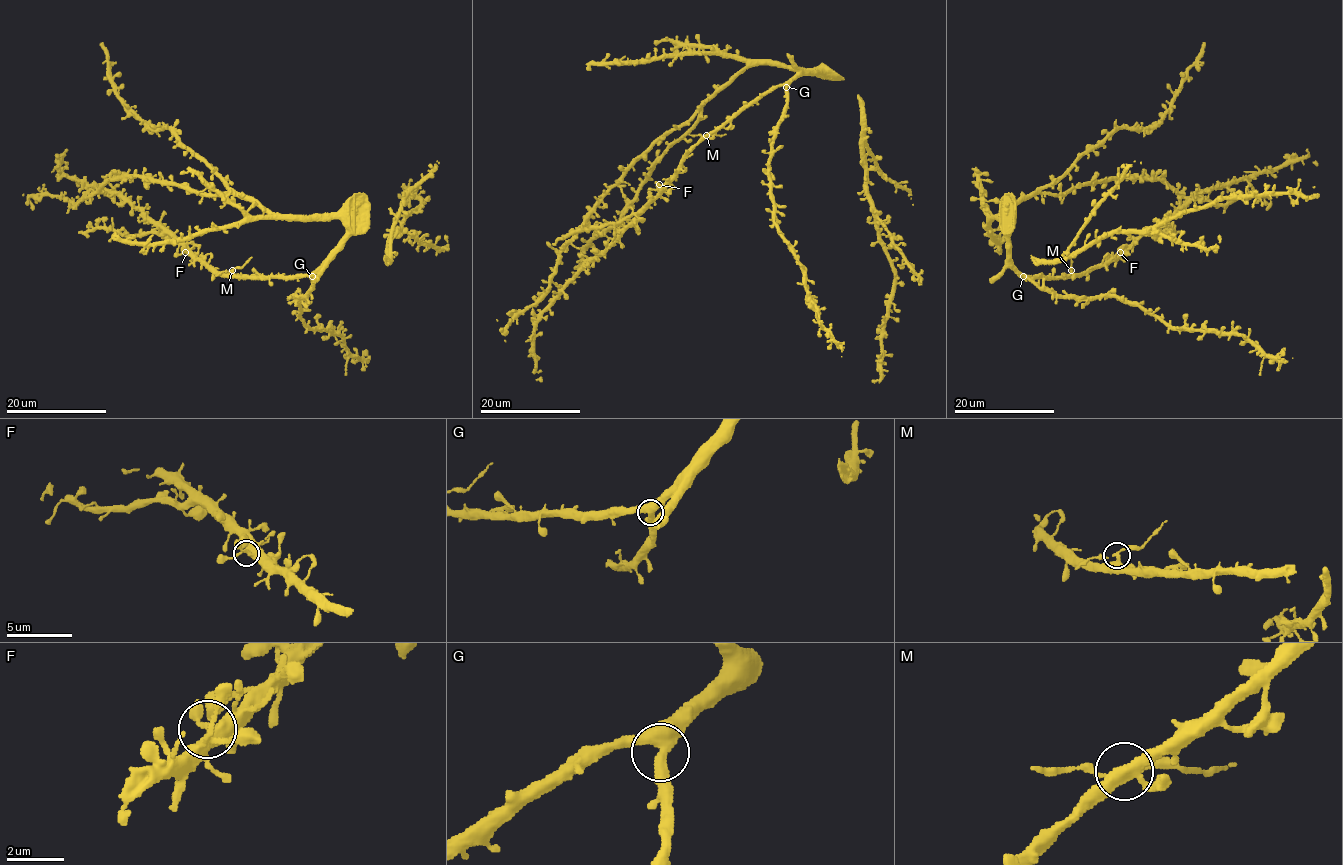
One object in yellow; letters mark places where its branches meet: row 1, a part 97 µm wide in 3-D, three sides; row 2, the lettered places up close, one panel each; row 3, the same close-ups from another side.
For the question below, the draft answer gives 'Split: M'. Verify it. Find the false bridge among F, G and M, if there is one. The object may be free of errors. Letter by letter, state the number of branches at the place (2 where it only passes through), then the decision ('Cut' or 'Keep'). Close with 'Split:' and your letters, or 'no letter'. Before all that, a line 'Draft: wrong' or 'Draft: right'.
Draft: right
F: Branches: 3. Keep
G: Branches: 3. Keep
M: Branches: 3. Cut
Split: M

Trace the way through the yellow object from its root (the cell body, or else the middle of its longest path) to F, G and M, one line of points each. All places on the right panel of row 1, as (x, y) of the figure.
F: (1009, 237), (1009, 261), (1028, 276), (1080, 276), (1090, 269), (1107, 265), (1120, 252)
G: (1009, 237), (1012, 265), (1023, 276)
M: (1009, 237), (1009, 261), (1023, 275), (1068, 276), (1072, 270)

